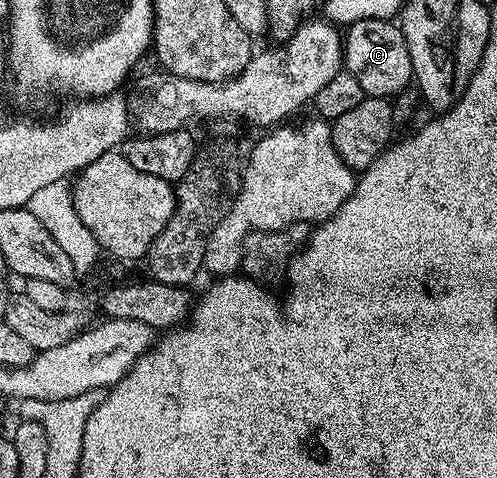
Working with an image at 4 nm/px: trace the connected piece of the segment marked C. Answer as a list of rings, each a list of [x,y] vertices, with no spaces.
[[[390,20],[358,21],[349,25],[344,32],[344,68],[345,71],[360,82],[360,90],[364,90],[367,96],[381,96],[393,98],[399,92],[407,91],[411,87],[414,71],[412,70],[412,58],[408,54],[406,39],[401,27]]]

